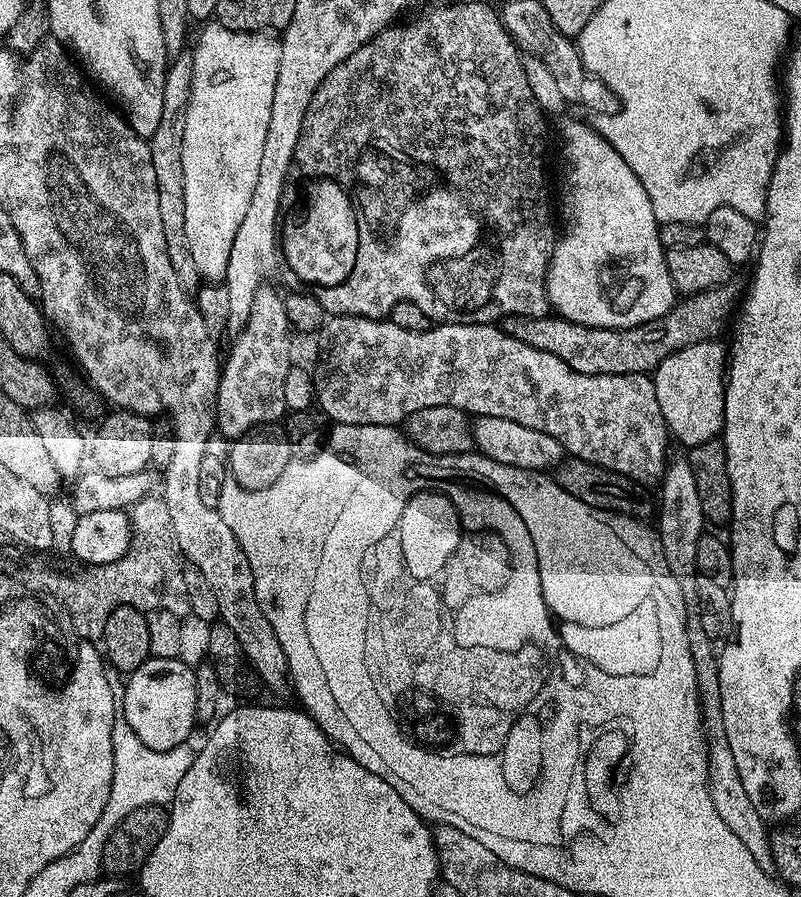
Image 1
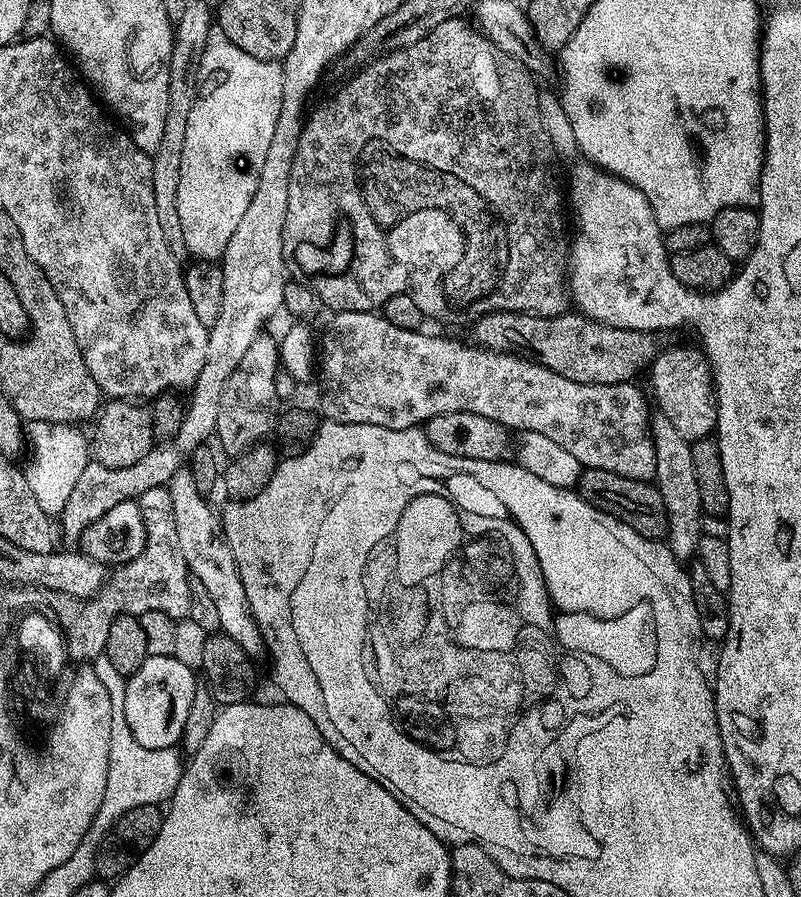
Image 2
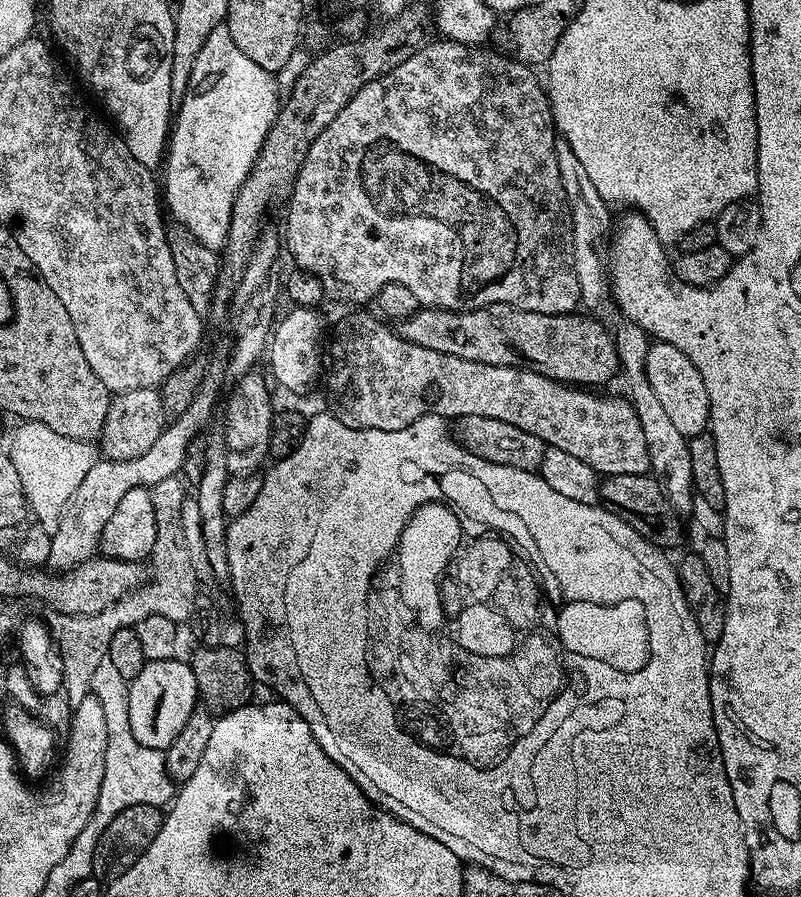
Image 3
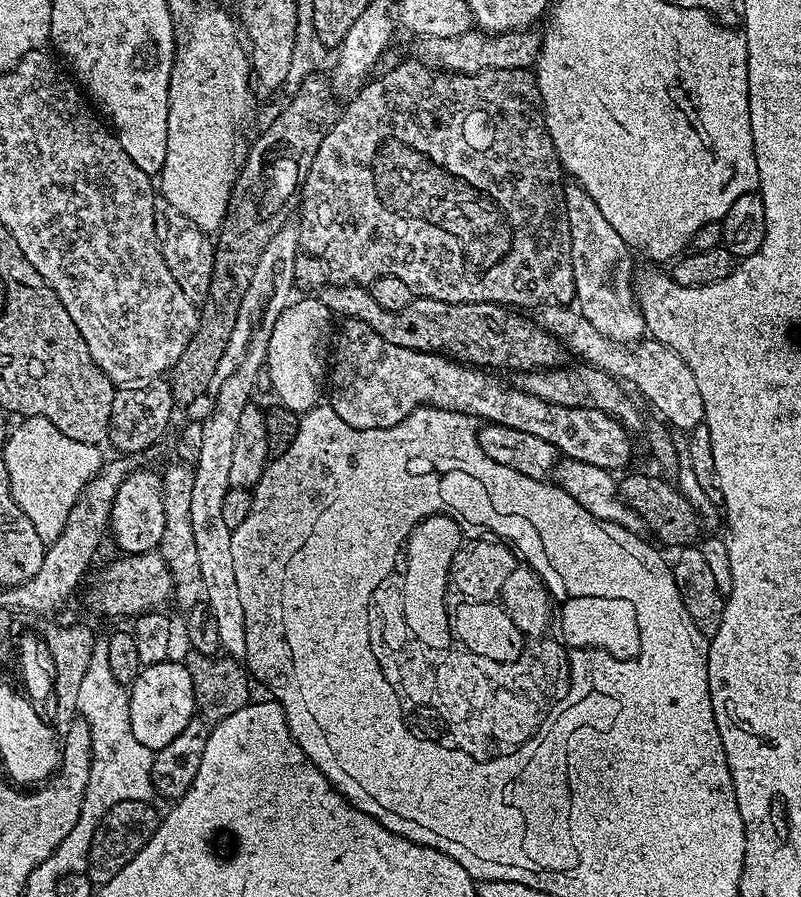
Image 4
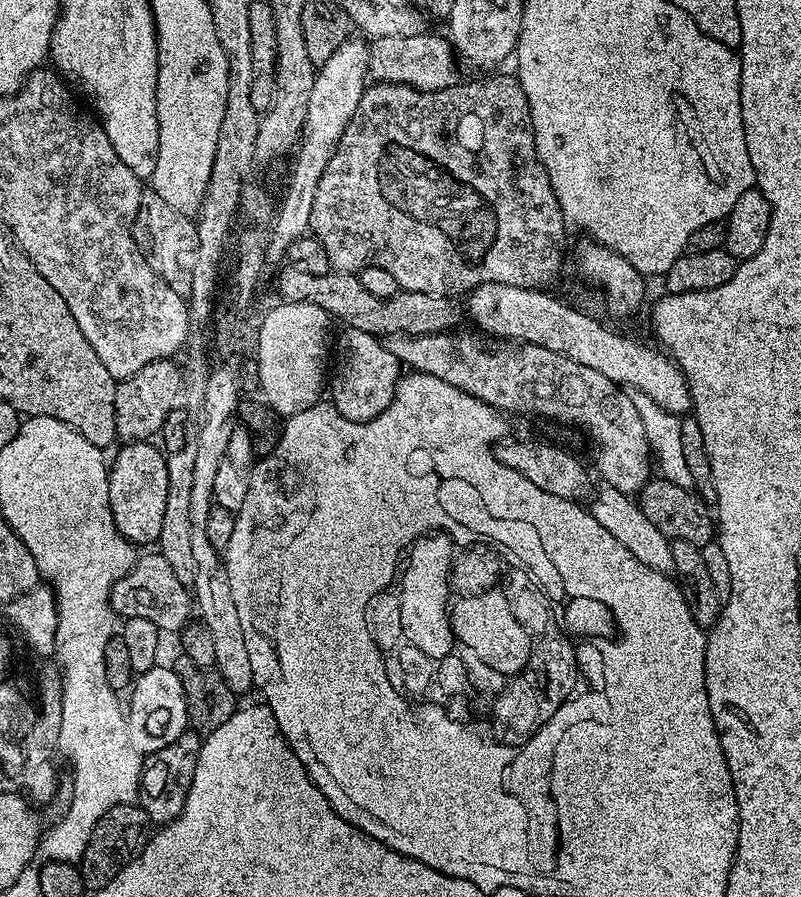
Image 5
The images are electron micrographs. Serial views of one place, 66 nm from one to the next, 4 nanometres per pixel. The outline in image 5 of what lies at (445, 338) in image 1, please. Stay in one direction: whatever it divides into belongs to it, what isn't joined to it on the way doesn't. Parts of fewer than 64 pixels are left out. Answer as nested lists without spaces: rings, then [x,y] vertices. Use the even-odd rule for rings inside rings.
[[[345,327],[343,331],[334,340],[334,359],[330,364],[330,402],[346,420],[359,424],[379,420],[396,397],[396,389],[401,383],[400,360],[390,354],[381,337],[371,336],[366,330],[357,328]]]

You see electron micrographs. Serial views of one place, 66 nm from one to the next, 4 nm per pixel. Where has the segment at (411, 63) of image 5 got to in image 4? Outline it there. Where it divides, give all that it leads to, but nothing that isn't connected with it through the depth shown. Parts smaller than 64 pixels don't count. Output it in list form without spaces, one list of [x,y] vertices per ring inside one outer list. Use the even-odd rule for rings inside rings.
[[[469,30],[463,36],[454,38],[424,38],[414,53],[419,63],[428,65],[433,70],[443,70],[449,74],[471,74],[484,72],[488,68],[527,68],[535,65],[540,54],[541,37],[532,30],[505,32],[503,34],[481,34]]]

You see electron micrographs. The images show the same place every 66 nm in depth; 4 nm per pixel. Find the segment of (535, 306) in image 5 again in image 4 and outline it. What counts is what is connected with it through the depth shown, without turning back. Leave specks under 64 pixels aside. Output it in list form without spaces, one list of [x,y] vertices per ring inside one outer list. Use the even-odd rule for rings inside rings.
[[[545,304],[539,312],[541,328],[560,341],[567,351],[569,348],[578,355],[575,357],[581,361],[594,368],[603,368],[629,385],[632,383],[652,403],[653,410],[665,420],[661,420],[665,425],[673,429],[681,428],[681,433],[687,434],[704,422],[704,403],[698,391],[698,378],[694,378],[694,370],[690,370],[690,366],[678,358],[675,348],[651,338],[642,339],[631,346],[608,340],[598,334],[598,330],[594,330],[584,315],[572,306]]]

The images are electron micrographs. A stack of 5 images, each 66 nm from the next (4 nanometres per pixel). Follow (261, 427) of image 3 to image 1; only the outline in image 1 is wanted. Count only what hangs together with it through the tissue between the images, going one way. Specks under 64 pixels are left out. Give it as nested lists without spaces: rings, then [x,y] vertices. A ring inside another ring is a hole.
[[[265,286],[254,298],[254,306],[250,310],[250,318],[244,323],[235,337],[236,345],[232,353],[226,356],[220,369],[220,385],[216,391],[216,428],[229,441],[244,436],[251,428],[260,424],[274,424],[285,419],[289,411],[286,396],[283,393],[288,368],[294,364],[292,359],[292,336],[290,325],[284,309],[284,296],[271,292],[271,287]]]

